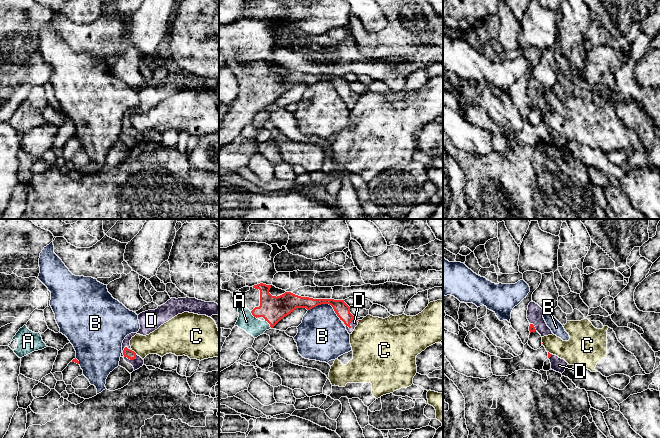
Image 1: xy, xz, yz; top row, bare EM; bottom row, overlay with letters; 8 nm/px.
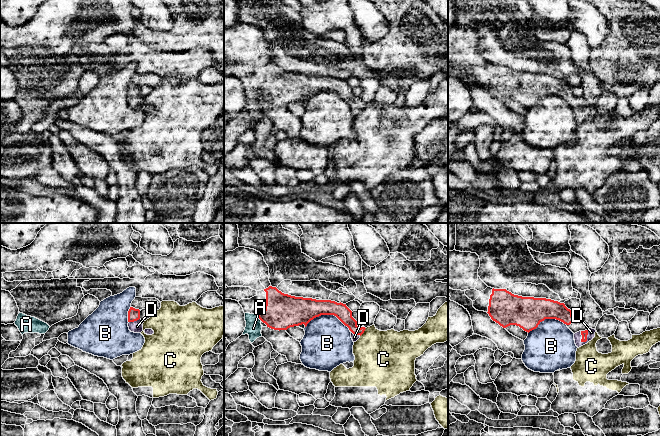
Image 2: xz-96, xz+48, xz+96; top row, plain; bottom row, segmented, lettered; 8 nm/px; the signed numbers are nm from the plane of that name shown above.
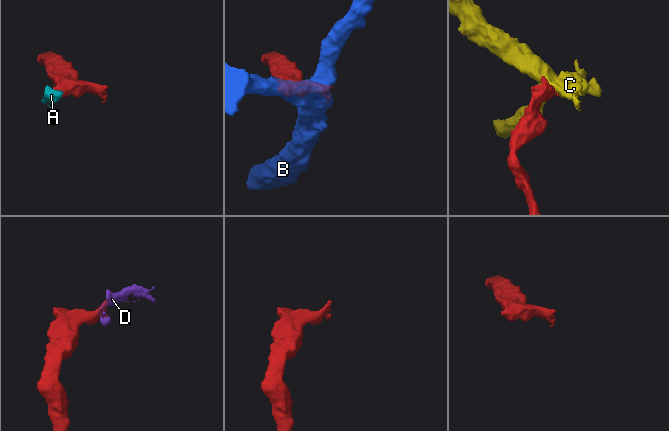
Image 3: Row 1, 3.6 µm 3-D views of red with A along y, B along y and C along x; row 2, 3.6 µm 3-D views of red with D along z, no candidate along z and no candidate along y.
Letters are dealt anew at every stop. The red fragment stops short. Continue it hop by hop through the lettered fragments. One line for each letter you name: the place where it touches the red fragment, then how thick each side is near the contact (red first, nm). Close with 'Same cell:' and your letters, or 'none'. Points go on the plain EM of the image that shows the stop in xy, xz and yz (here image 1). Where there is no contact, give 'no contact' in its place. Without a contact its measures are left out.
A: xz (253, 91) | 200/140 nm
D: xy (127, 133) | 70/90 nm
Same cell: A, D

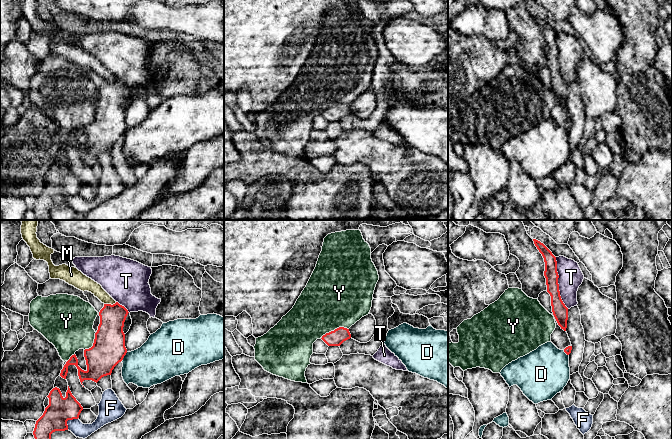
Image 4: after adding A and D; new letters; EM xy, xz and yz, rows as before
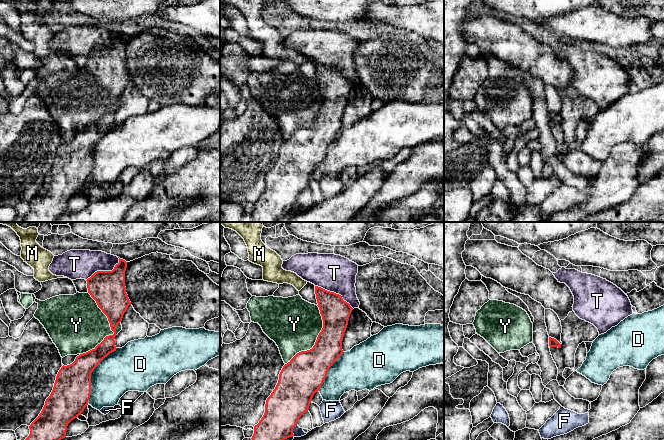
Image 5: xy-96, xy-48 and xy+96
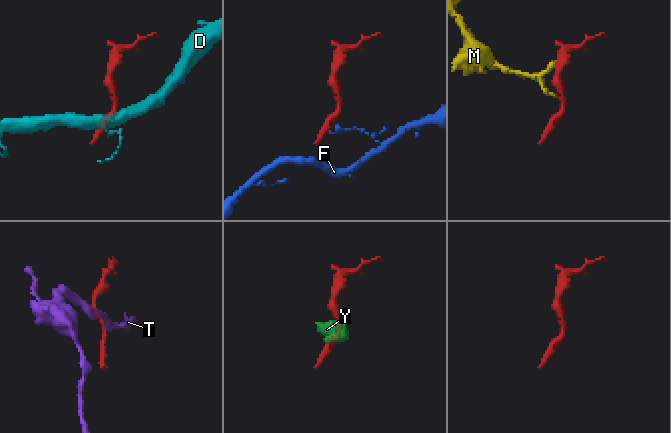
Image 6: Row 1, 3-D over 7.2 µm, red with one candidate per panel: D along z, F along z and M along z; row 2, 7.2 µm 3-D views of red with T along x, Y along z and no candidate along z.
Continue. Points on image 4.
Same cell: none

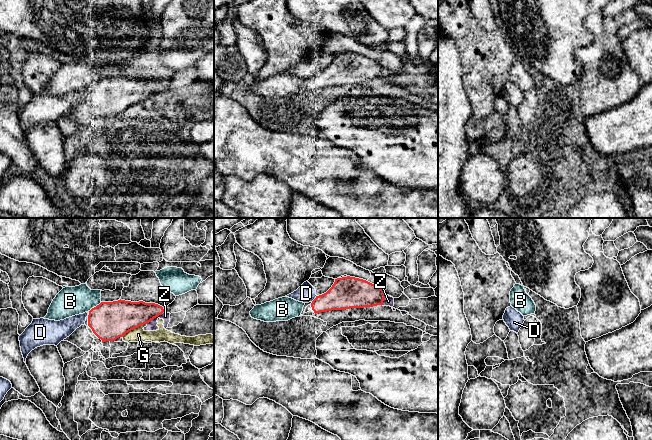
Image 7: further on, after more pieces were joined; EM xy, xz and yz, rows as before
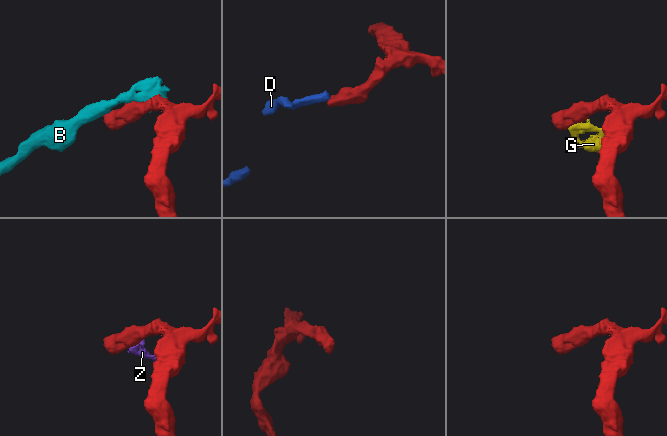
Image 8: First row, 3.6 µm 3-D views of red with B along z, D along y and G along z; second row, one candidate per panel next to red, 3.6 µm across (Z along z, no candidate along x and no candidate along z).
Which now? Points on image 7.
Same cell: none

